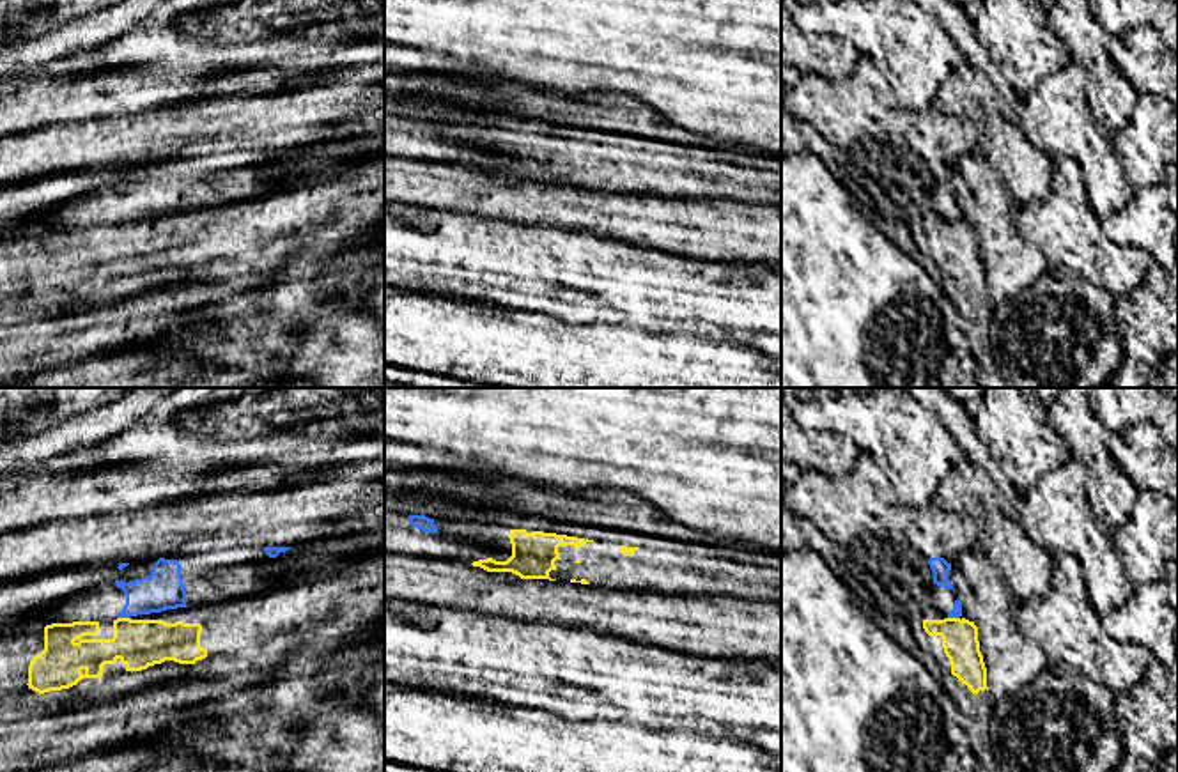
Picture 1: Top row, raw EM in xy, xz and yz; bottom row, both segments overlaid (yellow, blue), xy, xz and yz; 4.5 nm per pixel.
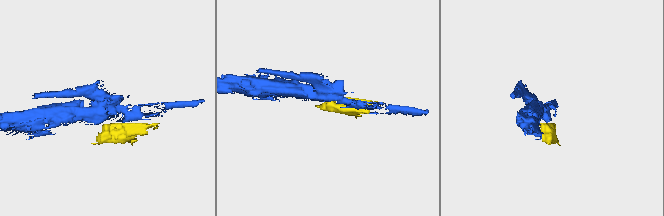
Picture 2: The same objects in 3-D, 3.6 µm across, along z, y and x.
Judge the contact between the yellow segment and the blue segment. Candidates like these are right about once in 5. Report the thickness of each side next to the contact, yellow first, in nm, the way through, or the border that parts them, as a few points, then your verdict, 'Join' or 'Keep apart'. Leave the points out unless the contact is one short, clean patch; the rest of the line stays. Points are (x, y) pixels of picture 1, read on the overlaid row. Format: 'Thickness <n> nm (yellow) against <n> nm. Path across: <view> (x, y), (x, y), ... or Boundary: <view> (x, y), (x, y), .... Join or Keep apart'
Thickness 220 nm (yellow) against 180 nm. Boundary: xy (119, 617), (128, 618). Keep apart

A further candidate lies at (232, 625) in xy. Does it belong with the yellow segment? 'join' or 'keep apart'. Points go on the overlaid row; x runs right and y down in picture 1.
join

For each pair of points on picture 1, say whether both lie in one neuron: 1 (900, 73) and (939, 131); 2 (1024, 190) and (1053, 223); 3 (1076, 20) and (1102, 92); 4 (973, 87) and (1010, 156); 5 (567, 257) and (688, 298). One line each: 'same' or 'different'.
1: different
2: different
3: same
4: same
5: same

